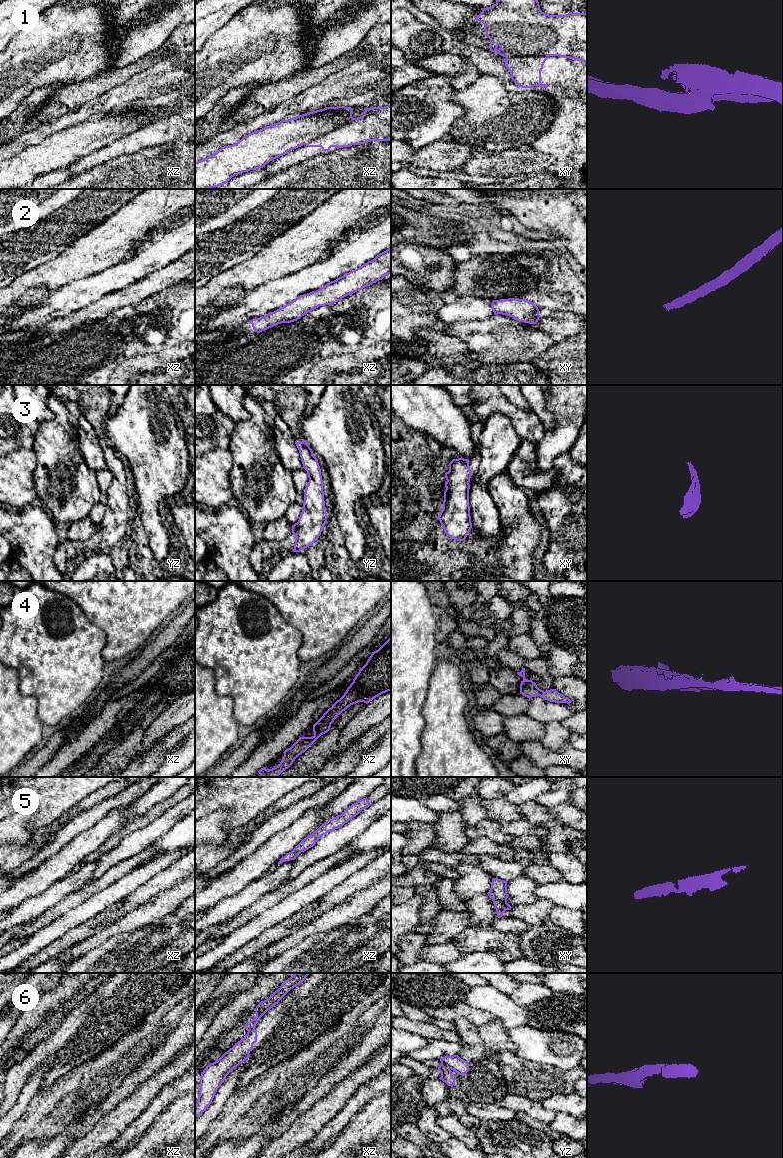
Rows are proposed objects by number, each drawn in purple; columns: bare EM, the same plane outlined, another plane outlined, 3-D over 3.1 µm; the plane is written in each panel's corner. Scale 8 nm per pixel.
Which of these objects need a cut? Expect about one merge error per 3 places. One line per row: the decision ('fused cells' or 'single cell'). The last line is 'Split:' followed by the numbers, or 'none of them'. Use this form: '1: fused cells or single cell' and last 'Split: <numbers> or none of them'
1: fused cells
2: single cell
3: single cell
4: single cell
5: single cell
6: fused cells
Split: 1, 6

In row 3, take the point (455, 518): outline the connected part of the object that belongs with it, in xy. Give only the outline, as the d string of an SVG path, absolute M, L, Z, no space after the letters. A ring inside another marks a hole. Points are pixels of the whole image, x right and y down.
M453 459L445 473L443 508L438 519L444 532L457 541L464 541L472 528L469 489L472 474L467 459Z

